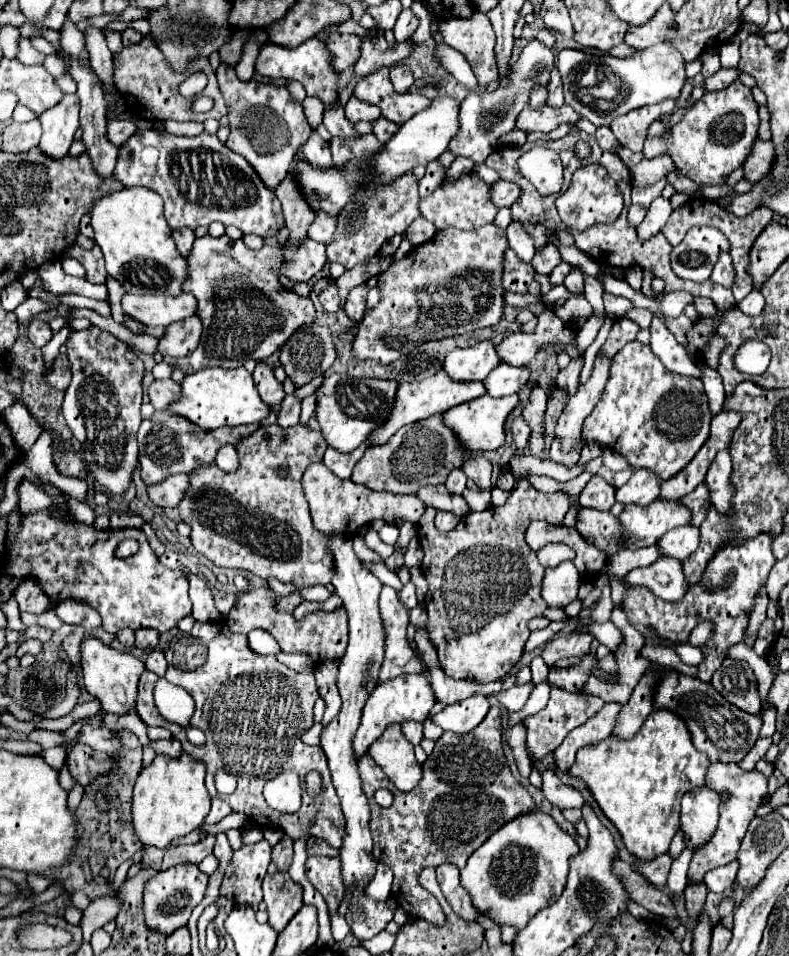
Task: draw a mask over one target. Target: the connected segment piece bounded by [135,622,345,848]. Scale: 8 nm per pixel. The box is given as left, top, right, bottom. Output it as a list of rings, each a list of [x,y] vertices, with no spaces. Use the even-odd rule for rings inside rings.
[[[195,622],[191,632],[177,632],[177,636],[171,640],[167,660],[169,660],[169,668],[167,668],[165,678],[171,684],[177,684],[177,686],[185,688],[193,696],[193,700],[197,704],[197,710],[195,710],[195,714],[191,718],[191,726],[195,726],[195,728],[199,726],[205,732],[207,742],[203,746],[191,744],[187,740],[185,728],[181,728],[179,724],[167,722],[159,714],[159,710],[157,710],[157,706],[153,702],[153,688],[155,688],[155,682],[157,682],[157,674],[153,674],[149,670],[145,670],[143,676],[141,676],[141,688],[139,688],[139,694],[137,694],[137,706],[135,708],[139,710],[139,716],[147,726],[165,726],[165,728],[169,728],[173,738],[177,738],[183,744],[185,752],[189,752],[193,758],[205,762],[205,766],[207,766],[205,784],[207,784],[207,790],[209,790],[211,798],[221,798],[235,812],[247,814],[249,822],[255,828],[265,828],[269,824],[267,828],[271,828],[271,826],[281,828],[293,840],[303,838],[303,836],[315,836],[315,838],[327,840],[333,848],[339,848],[341,838],[343,838],[345,820],[343,820],[343,812],[341,812],[341,806],[339,806],[339,798],[337,798],[333,782],[331,782],[327,756],[325,756],[323,748],[307,746],[301,740],[303,732],[307,732],[315,724],[313,706],[315,706],[315,700],[319,698],[319,692],[317,692],[317,686],[315,686],[315,676],[313,674],[299,674],[299,672],[287,668],[273,654],[271,656],[261,656],[261,654],[253,652],[249,648],[247,636],[231,632],[225,622]],[[217,770],[227,770],[229,774],[233,774],[237,778],[237,790],[233,794],[225,796],[225,794],[217,792],[217,788],[215,788],[215,772]],[[283,770],[297,772],[297,776],[301,778],[301,786],[303,786],[303,778],[305,778],[305,774],[309,770],[319,770],[323,774],[323,792],[317,798],[311,798],[303,788],[303,804],[301,804],[299,812],[295,812],[295,814],[281,814],[281,812],[269,808],[265,798],[263,798],[263,786],[265,786],[267,780],[275,778]]]

